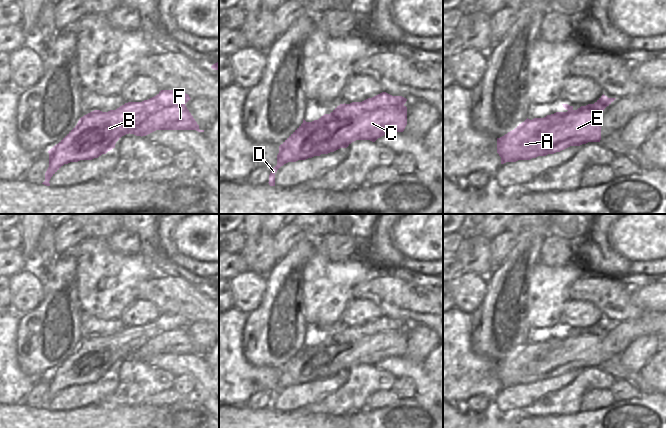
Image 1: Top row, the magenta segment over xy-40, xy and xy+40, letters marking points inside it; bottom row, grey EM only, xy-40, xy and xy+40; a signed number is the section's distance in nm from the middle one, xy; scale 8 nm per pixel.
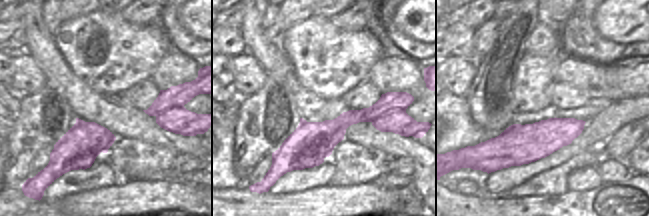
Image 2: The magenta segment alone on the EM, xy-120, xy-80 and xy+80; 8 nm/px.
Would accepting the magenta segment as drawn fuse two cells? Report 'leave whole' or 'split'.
split

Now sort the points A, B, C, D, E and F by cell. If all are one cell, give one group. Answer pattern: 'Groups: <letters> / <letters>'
Groups: A C E F / B D.

